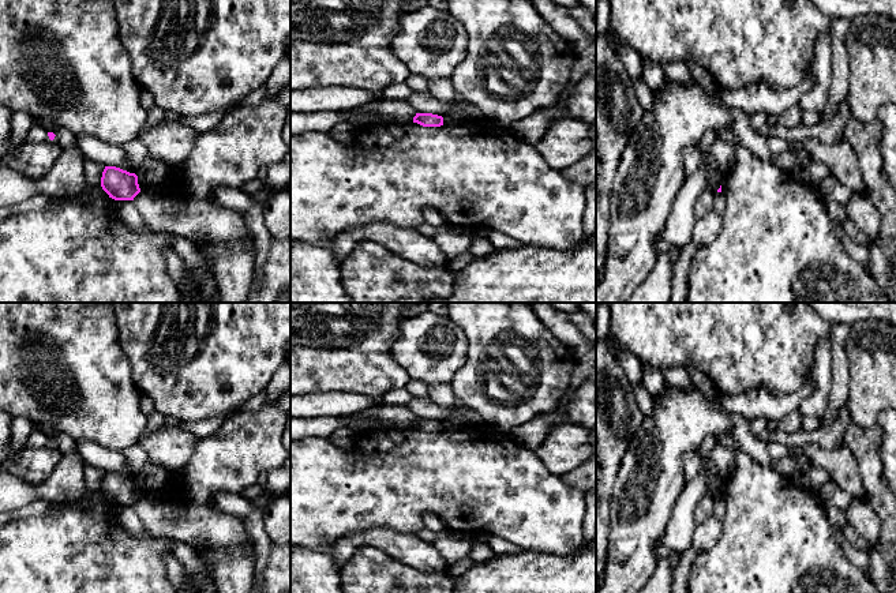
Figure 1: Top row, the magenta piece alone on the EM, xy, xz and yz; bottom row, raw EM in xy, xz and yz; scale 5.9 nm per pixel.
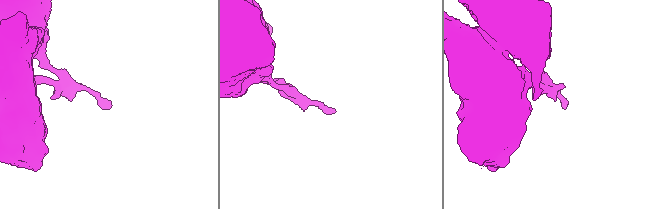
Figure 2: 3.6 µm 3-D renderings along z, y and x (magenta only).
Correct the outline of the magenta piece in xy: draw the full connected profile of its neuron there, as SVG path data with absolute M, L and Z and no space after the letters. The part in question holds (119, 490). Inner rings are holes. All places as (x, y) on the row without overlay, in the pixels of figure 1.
M105 472L101 492L115 506L134 506L140 498L138 481L116 472Z

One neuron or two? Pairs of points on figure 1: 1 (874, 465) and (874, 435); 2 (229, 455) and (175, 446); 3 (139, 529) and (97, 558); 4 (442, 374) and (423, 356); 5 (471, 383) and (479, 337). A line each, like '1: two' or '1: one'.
1: one
2: two
3: two
4: one
5: one

